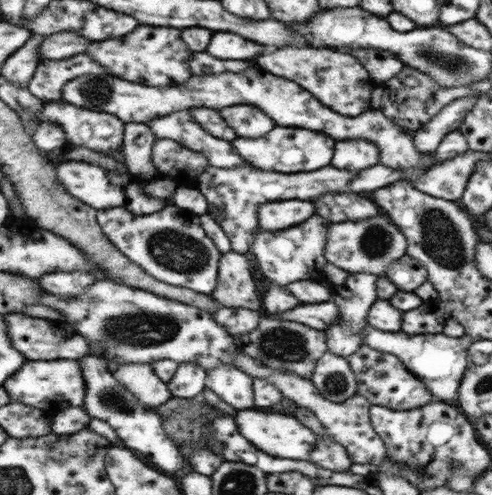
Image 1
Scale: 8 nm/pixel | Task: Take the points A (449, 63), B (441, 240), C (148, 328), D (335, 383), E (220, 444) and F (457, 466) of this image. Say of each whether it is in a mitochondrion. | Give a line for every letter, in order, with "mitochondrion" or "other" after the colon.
A: mitochondrion
B: mitochondrion
C: mitochondrion
D: mitochondrion
E: mitochondrion
F: mitochondrion

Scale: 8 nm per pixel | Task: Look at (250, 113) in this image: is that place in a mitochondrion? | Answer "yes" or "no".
yes

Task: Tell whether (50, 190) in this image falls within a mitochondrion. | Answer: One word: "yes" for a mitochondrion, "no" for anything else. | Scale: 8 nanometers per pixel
yes

